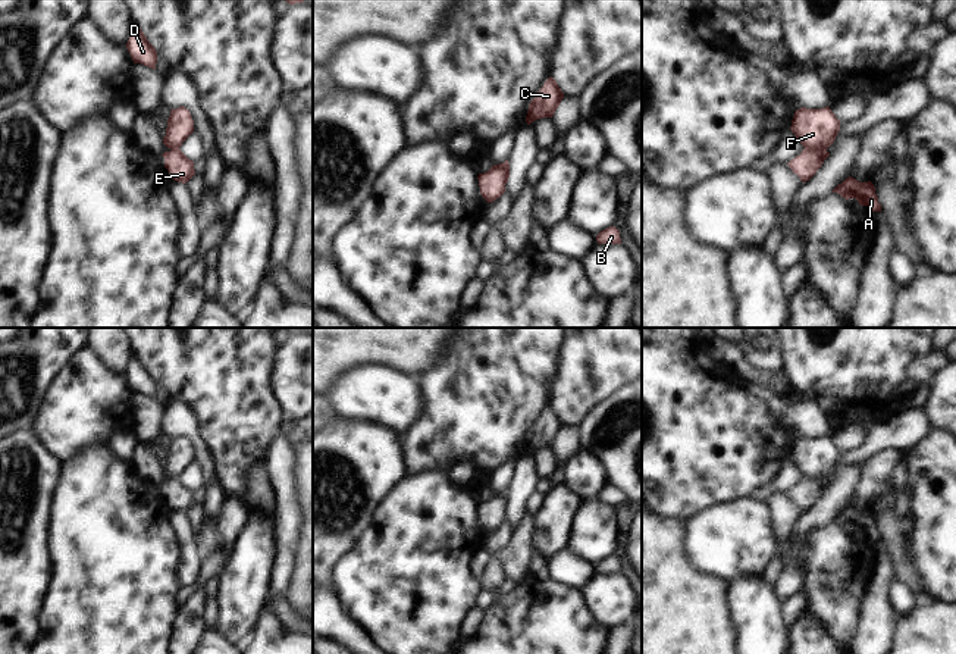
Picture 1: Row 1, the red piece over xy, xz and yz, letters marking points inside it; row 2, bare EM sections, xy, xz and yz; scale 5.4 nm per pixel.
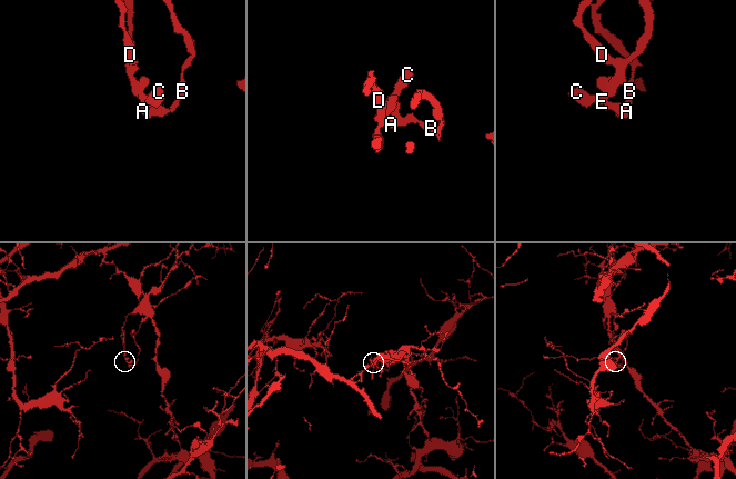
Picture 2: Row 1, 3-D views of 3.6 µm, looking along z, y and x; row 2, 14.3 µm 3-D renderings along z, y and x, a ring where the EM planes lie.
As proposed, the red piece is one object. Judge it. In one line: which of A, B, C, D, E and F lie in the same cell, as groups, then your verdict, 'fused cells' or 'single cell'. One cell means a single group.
A B C E / D F; fused cells

